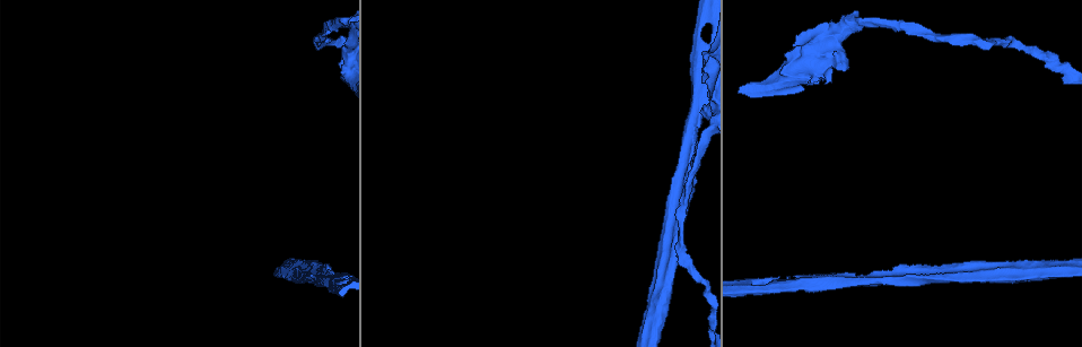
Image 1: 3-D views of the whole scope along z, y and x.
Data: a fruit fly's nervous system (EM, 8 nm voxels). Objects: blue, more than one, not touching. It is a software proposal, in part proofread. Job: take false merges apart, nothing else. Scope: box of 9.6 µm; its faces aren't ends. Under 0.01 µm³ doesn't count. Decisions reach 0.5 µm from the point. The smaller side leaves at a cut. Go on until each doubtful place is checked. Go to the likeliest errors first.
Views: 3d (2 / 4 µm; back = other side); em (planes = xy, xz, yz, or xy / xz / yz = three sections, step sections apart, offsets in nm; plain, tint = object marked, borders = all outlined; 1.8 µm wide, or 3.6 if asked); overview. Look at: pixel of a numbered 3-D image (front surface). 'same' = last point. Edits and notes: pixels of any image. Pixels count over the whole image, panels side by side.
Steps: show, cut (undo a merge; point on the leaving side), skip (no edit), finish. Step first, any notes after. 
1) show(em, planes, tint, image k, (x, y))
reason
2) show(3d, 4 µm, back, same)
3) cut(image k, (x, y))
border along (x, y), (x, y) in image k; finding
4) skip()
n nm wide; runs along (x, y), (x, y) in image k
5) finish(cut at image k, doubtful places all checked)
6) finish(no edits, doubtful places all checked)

show(3d, 4 µm, image 1, (777, 287))
arms run side by side

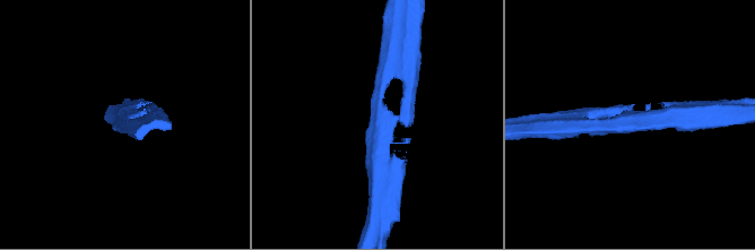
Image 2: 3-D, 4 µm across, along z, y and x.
show(em, planes, tint, image 2, (633, 123))

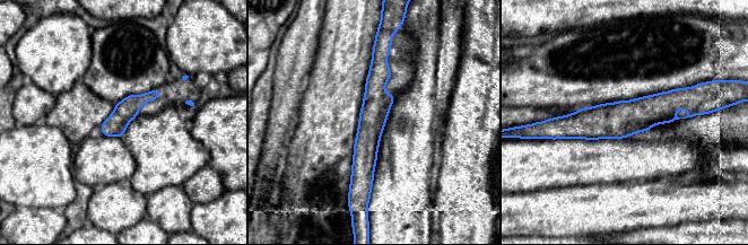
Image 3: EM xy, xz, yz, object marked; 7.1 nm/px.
skip()
160 nm wide; runs along (380, 51), (366, 142), (368, 186) in image 3; all the same cell

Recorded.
show(em, xy, step 8, tint, image 1, (694, 120))
side arm on a straight run

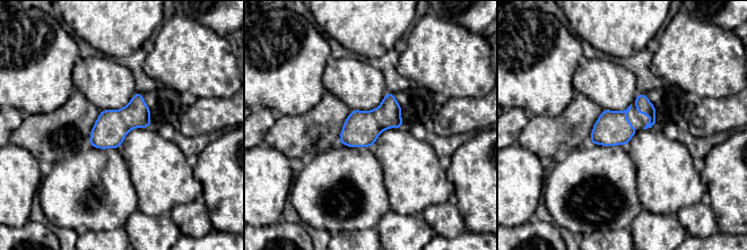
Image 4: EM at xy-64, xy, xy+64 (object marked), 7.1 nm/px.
show(em, planes, tint, same)
cut it another way

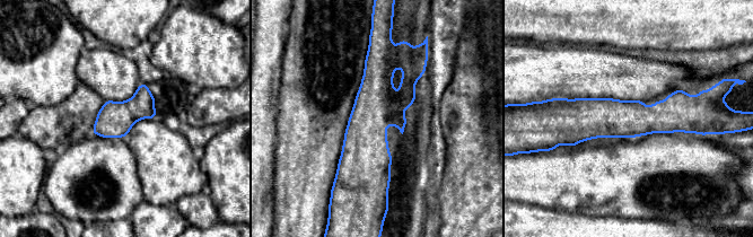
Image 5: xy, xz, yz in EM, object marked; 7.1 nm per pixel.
skip()
runs along (371, 50), (375, 173), (383, 185) in image 5; all the same cell

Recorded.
show(em, planes, tint, image 1, (663, 275))
branch point

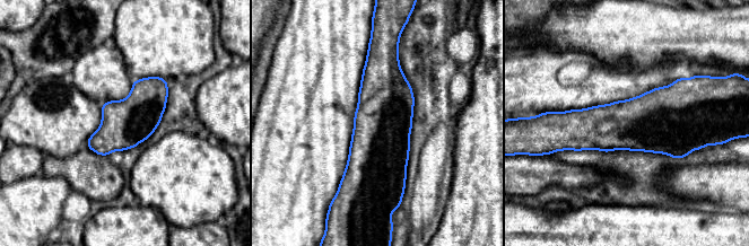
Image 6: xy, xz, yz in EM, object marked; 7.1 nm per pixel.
skip()
all the same cell

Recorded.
show(3d, 4 µm, image 1, (691, 85))
closes a loop

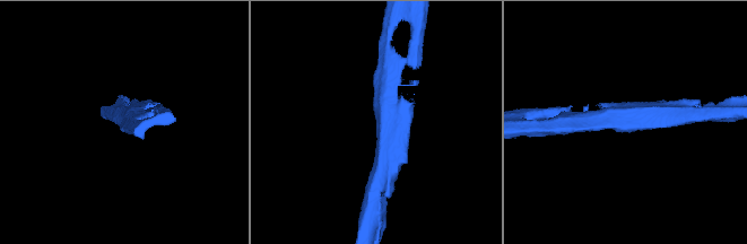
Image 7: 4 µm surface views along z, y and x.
show(em, planes, tint, image 7, (376, 123))
need the tissue

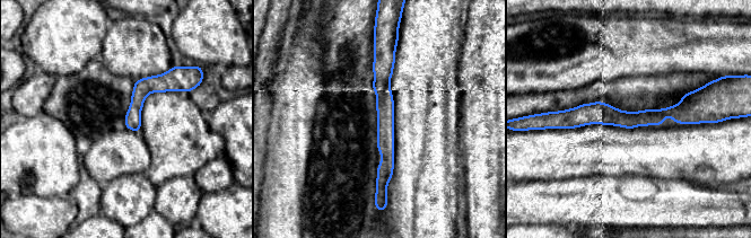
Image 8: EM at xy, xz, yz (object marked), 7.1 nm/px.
skip()
continuous, no second cell

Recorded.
finish(no edits, doubtful places all checked)

